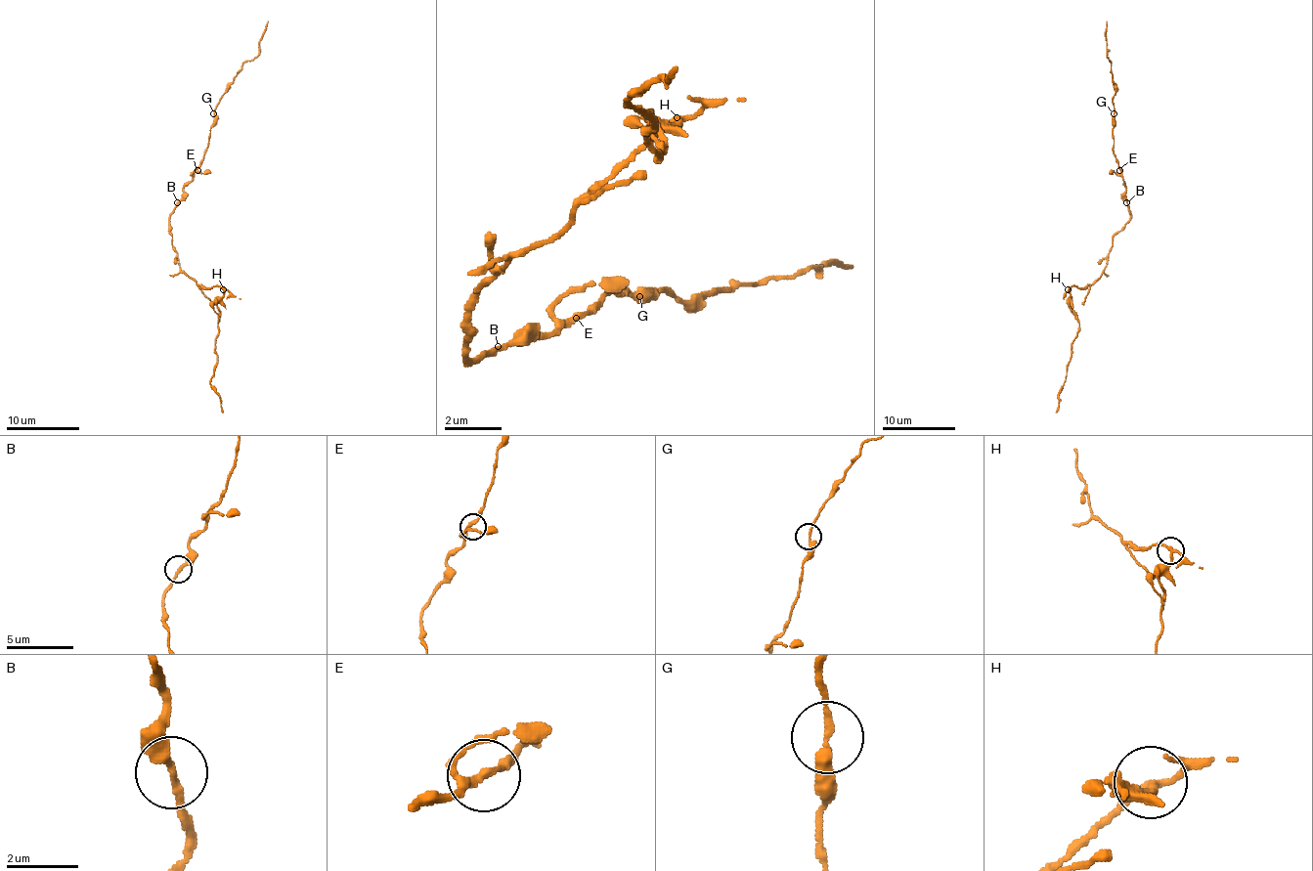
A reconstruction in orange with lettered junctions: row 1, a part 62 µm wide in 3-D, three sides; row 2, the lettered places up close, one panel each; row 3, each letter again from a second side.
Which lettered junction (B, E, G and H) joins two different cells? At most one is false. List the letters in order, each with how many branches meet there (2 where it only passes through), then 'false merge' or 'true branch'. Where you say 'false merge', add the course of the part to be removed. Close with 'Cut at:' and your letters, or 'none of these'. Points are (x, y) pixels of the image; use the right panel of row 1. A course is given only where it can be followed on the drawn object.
B: branches 2; true branch
E: branches 3; true branch
G: branches 2; true branch
H: branches 3; false merge; course (1069, 289), (1071, 308), (1075, 314), (1079, 327), (1072, 342), (1056, 412)
Cut at: H

